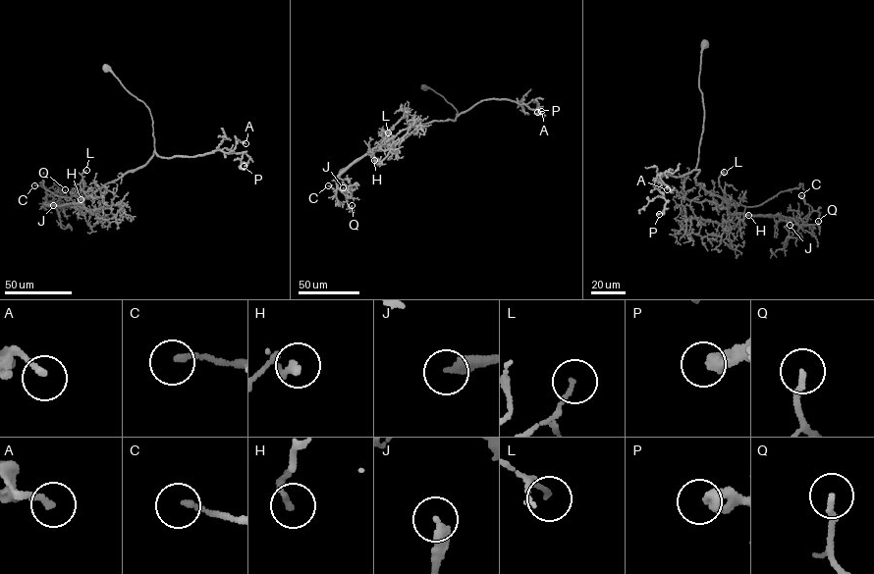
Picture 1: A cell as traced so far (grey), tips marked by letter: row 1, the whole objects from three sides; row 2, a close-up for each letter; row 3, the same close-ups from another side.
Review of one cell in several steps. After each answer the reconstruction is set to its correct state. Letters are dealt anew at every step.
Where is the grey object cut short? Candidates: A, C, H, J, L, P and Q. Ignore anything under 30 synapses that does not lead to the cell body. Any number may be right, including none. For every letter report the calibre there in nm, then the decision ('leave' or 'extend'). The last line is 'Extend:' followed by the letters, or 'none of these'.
A: 180 nm | leave
C: 160 nm | leave
H: 200 nm | leave
J: 260 nm | leave
L: 130 nm | leave
P: 360 nm | leave
Q: 200 nm | leave
Extend: none of these

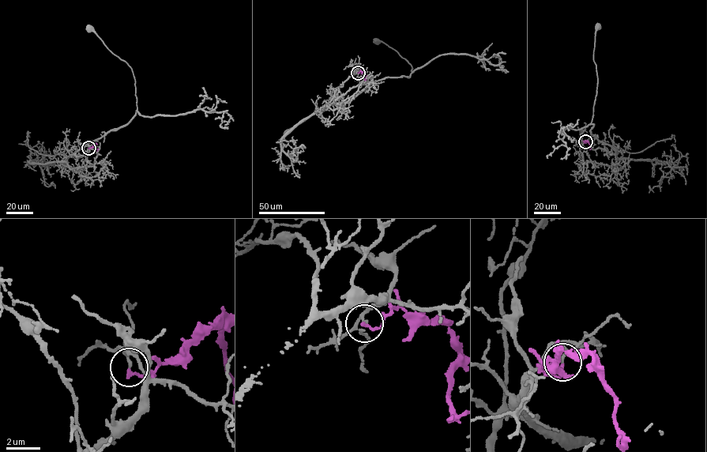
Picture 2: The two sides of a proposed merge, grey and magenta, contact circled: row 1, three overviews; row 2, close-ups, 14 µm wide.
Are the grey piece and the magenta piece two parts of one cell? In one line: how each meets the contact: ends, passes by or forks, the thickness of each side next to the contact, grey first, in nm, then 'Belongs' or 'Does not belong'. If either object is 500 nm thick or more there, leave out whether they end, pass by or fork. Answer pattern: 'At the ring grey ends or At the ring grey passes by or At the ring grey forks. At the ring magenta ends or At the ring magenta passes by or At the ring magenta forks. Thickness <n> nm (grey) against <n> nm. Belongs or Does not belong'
At the ring grey ends. At the ring magenta ends. Thickness 160 nm (grey) against 190 nm. Does not belong

